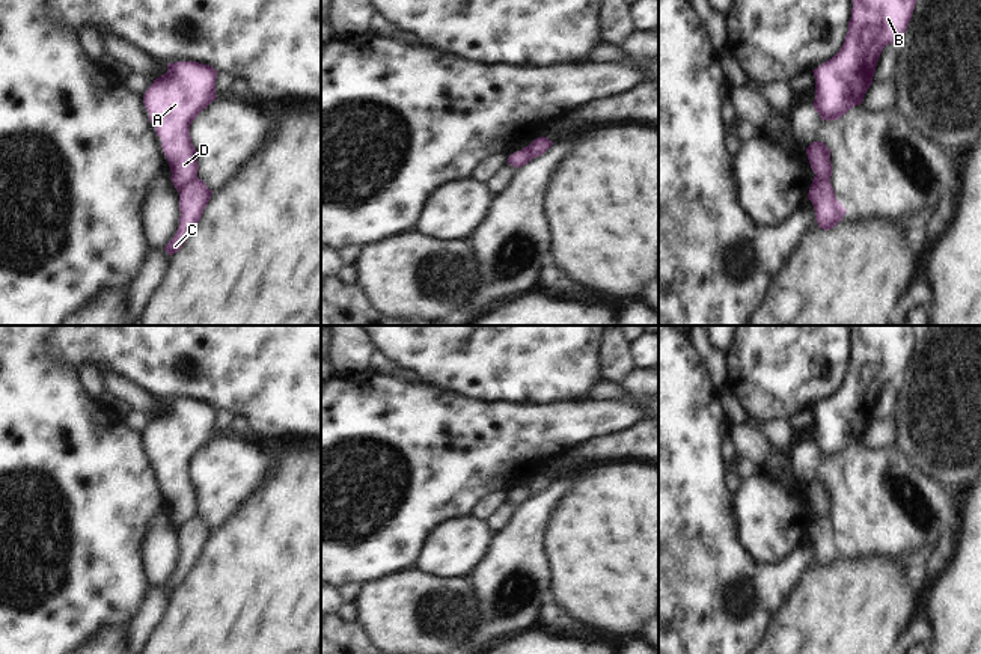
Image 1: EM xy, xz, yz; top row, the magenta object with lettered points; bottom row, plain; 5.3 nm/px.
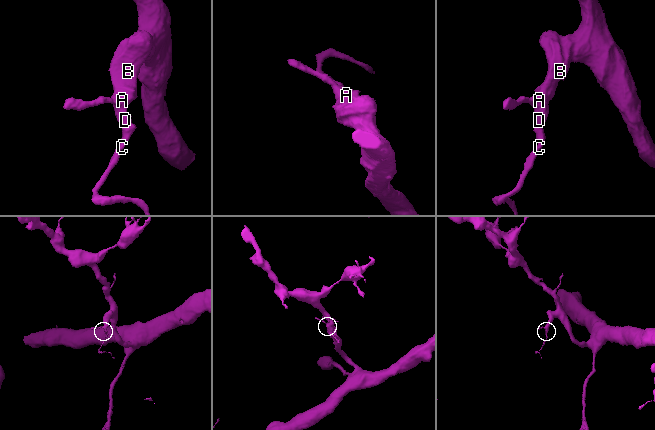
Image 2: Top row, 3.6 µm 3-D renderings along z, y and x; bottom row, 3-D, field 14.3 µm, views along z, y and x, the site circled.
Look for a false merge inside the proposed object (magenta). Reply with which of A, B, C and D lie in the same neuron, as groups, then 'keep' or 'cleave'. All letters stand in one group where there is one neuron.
A B D / C; cleave

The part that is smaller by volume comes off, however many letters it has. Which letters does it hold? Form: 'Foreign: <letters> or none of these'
Foreign: C

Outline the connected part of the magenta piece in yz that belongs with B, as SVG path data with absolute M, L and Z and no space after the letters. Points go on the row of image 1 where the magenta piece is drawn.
M851 0L851 18L841 50L815 68L814 108L823 121L836 121L854 105L862 104L873 84L876 66L883 48L900 44L912 18L916 0Z

